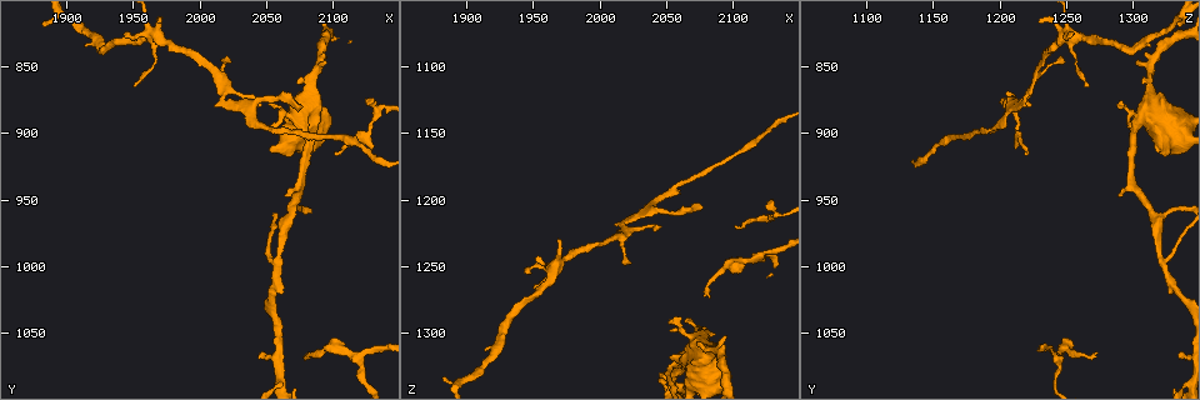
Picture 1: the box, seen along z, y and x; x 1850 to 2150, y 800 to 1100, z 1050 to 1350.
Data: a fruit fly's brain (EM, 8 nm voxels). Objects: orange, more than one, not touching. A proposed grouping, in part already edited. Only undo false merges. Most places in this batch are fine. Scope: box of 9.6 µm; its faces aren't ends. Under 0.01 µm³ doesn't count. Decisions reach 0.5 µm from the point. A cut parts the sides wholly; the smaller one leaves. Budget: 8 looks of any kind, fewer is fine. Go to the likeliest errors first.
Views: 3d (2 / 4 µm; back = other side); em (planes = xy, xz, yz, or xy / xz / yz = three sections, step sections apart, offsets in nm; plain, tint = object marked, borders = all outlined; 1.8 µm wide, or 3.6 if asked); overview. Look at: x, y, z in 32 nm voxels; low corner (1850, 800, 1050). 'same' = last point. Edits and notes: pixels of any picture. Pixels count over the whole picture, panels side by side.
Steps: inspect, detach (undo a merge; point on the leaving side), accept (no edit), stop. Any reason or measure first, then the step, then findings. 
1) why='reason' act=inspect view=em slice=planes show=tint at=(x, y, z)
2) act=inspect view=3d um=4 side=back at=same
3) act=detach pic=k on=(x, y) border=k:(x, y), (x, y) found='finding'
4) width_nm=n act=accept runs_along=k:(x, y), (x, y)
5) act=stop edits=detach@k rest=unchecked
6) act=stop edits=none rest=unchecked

act=inspect view=em slice=planes show=plain at=(2058, 996, 1320)

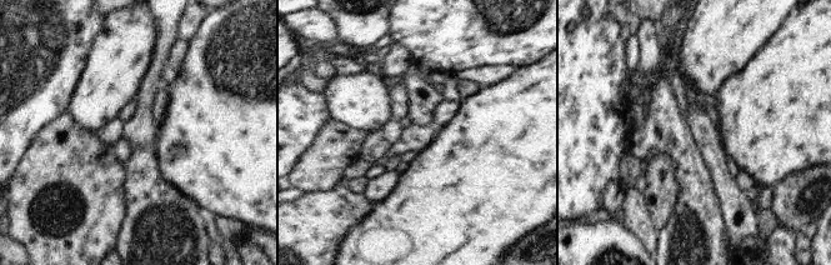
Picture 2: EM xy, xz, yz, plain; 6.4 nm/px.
act=inspect view=em slice=planes show=tint at=same

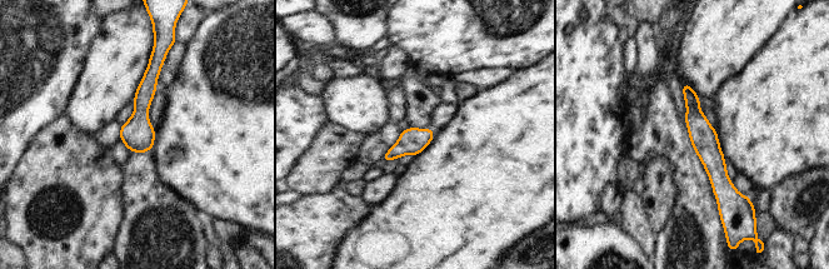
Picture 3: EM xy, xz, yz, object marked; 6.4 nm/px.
act=accept runs_along=3:(684, 85), (722, 184), (722, 204) found='one neuron here'

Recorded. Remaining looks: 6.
why='three-way junction' act=inspect view=em slice=planes show=tint at=(1964, 828, 1254)

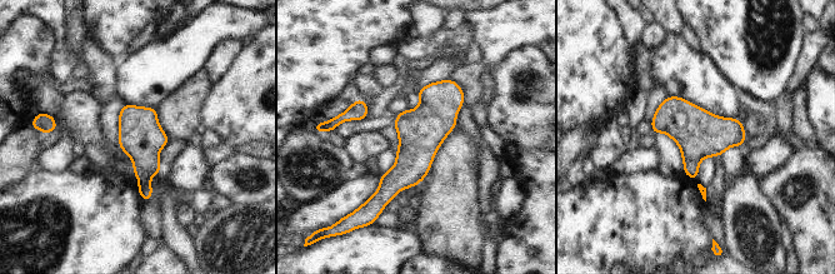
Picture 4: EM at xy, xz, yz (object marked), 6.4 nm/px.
act=accept runs_along=4:(454, 85), (413, 164), (378, 199) found='continuous, no second neuron'

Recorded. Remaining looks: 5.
why='two arms in line, one across' act=inspect view=3d um=2 at=(2028, 880, 1214)

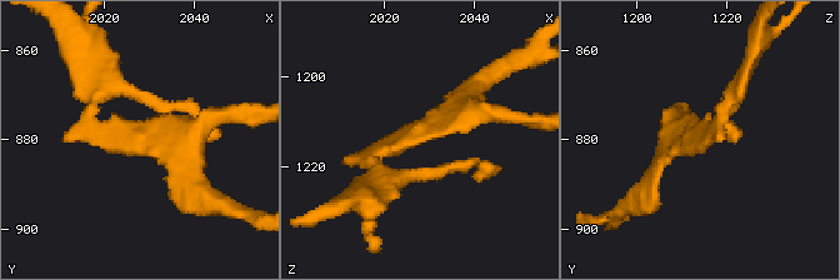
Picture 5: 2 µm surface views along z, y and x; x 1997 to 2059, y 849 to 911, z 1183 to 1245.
act=inspect view=em slice=planes show=plain at=(2029, 878, 1211)

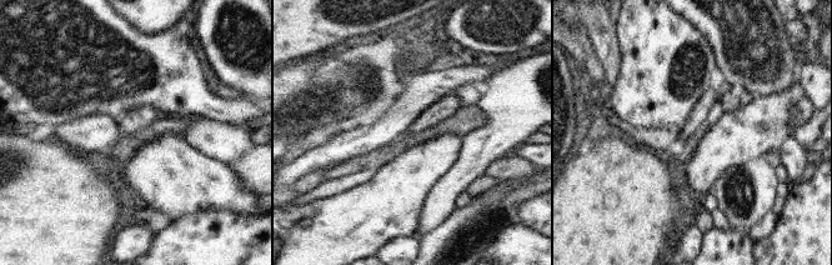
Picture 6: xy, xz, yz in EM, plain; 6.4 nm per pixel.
act=inspect view=em slice=planes show=tint at=same

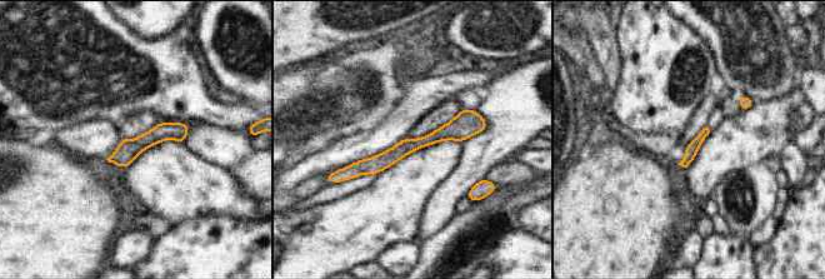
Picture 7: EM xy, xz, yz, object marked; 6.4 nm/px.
width_nm=80 act=accept found='continuous, no second neuron'

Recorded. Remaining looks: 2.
act=stop edits=none rest=unchecked

